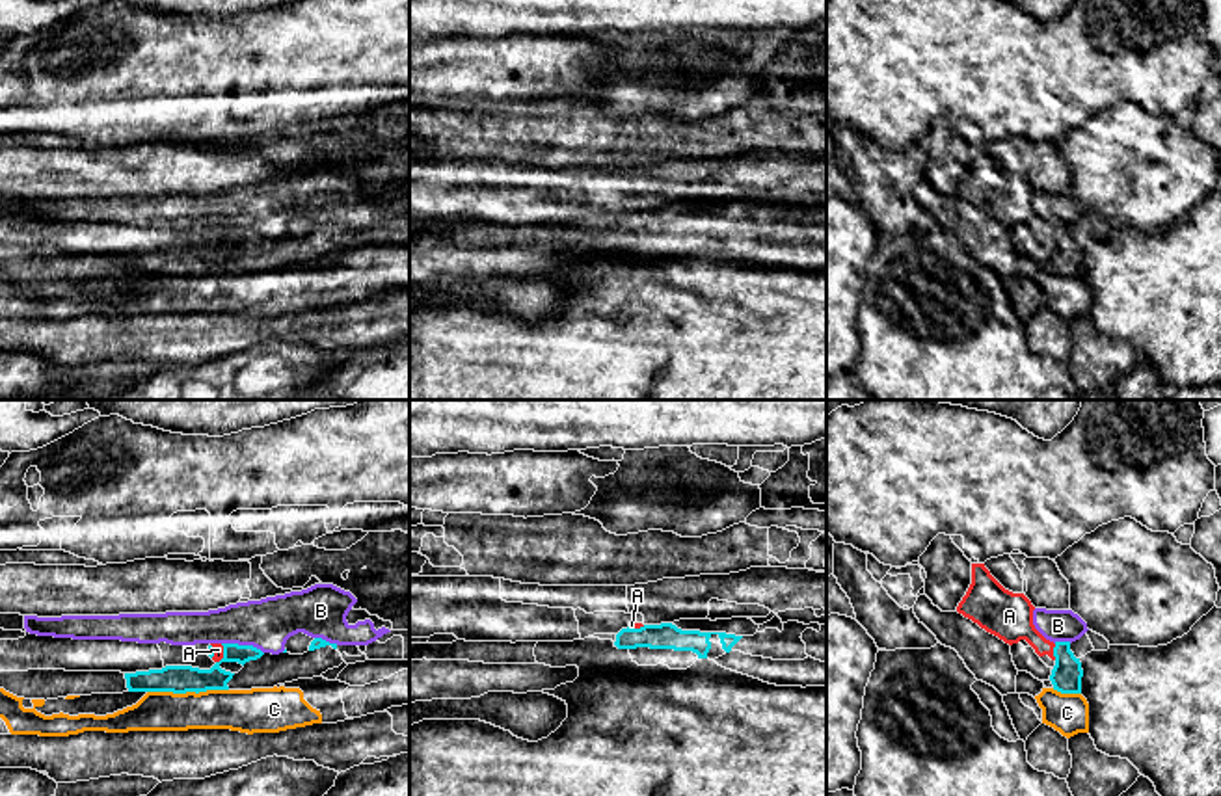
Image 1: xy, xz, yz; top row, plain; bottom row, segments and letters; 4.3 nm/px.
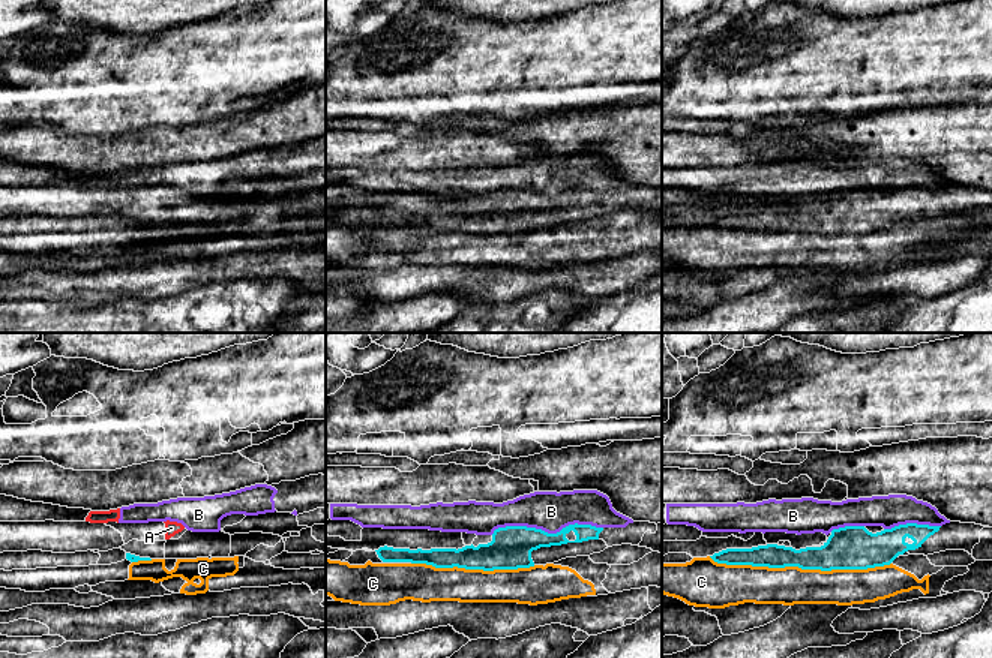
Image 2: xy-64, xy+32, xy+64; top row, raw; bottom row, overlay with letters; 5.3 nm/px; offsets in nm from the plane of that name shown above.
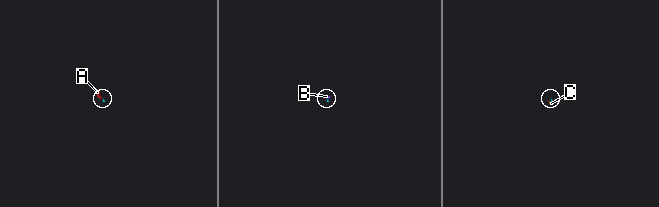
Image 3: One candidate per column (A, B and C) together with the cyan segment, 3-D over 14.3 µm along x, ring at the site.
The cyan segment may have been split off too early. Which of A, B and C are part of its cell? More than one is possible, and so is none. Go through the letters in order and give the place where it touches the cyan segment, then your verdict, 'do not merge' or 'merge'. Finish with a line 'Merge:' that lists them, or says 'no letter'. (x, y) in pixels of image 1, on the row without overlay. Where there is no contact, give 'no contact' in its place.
A: yz (1054, 235) | do not merge
B: xy (242, 229) | do not merge
C: xy (187, 274) | do not merge
Merge: no letter

